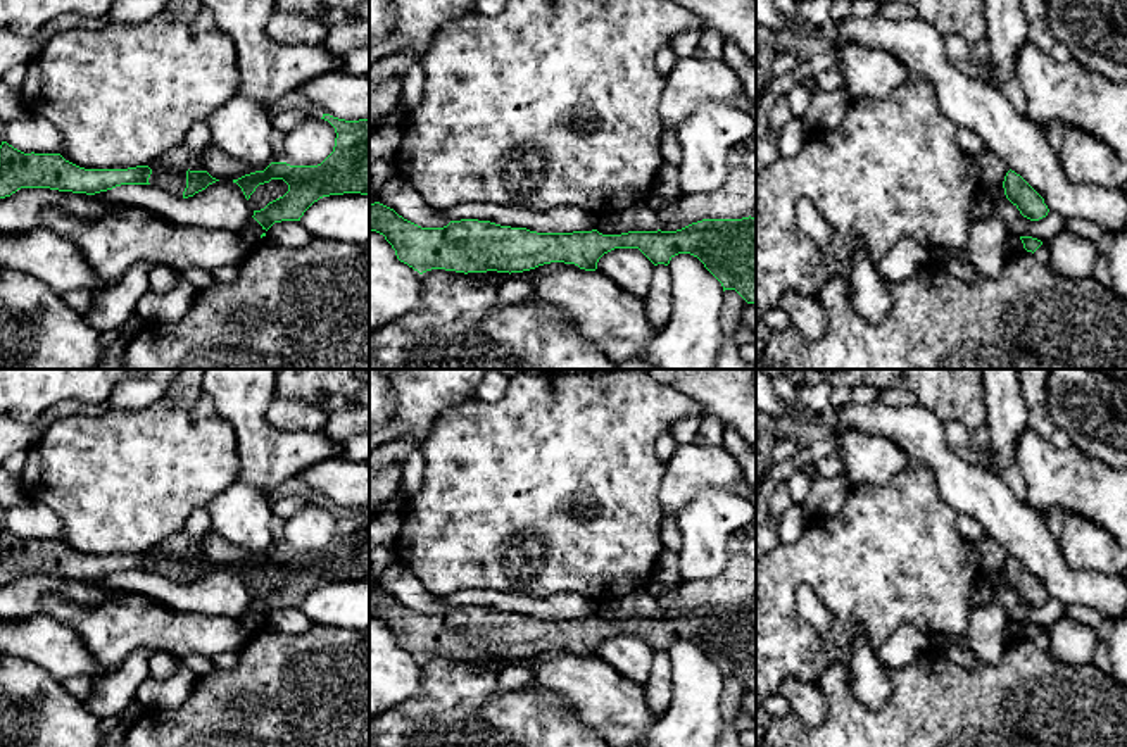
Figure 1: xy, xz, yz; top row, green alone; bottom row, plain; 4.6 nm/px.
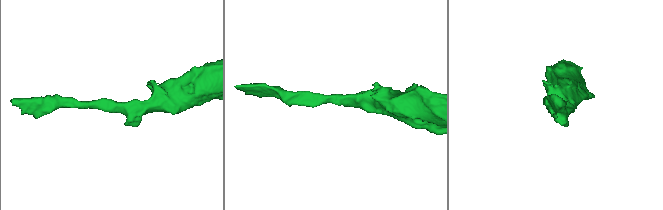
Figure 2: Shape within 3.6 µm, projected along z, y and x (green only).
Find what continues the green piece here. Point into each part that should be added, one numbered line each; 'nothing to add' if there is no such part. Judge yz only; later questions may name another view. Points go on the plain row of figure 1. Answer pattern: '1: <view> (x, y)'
nothing to add

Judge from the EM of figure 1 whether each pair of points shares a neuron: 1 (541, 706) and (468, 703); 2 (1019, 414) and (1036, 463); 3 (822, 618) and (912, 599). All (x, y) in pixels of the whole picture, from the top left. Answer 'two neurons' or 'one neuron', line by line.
1: one neuron
2: two neurons
3: two neurons

